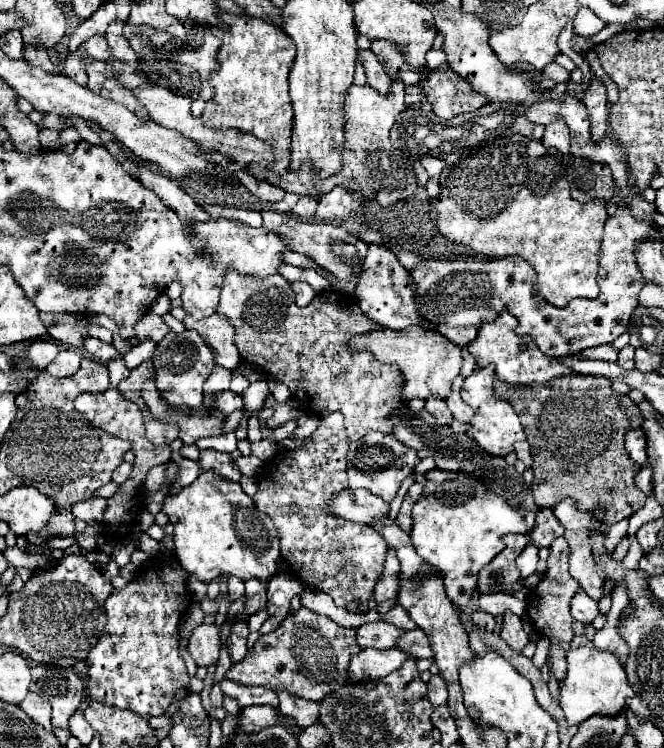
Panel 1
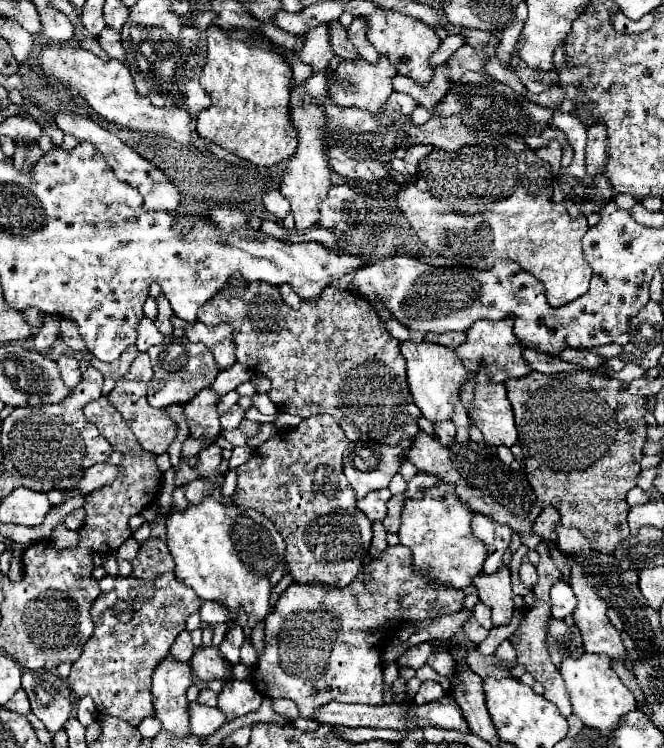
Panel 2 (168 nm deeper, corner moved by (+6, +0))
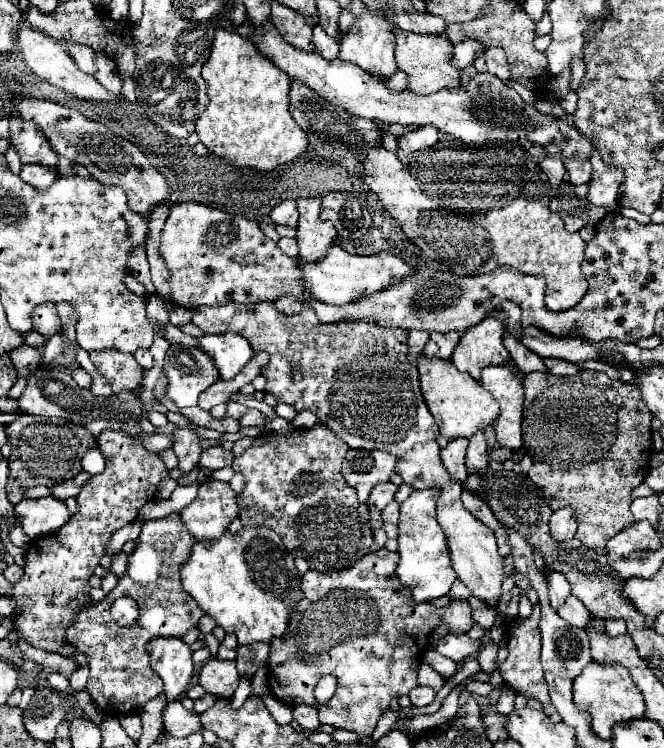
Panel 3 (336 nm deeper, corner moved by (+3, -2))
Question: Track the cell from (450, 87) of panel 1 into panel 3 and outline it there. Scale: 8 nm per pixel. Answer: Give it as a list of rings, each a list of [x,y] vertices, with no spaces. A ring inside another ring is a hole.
[[[395,71],[390,78],[386,80],[387,87],[394,93],[403,91],[407,85],[407,75],[403,71]]]

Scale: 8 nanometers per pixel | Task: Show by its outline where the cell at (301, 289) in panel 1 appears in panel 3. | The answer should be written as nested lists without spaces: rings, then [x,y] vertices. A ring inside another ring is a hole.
[[[283,297],[283,299],[275,301],[275,309],[281,311],[281,313],[285,313],[285,315],[297,315],[297,313],[301,313],[303,305],[299,301],[291,299],[291,297]]]

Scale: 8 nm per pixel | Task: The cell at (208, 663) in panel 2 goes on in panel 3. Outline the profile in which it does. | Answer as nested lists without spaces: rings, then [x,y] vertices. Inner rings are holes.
[[[211,657],[199,673],[199,685],[221,699],[231,699],[237,685],[239,685],[239,675],[235,669],[235,661],[219,661]]]

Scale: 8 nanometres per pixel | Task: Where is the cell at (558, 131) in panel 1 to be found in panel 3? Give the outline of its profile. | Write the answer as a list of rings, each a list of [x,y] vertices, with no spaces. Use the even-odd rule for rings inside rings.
[[[545,157],[543,161],[539,161],[539,167],[545,171],[545,175],[549,177],[549,183],[553,187],[561,185],[565,175],[565,167],[563,167],[563,161],[559,157]]]

